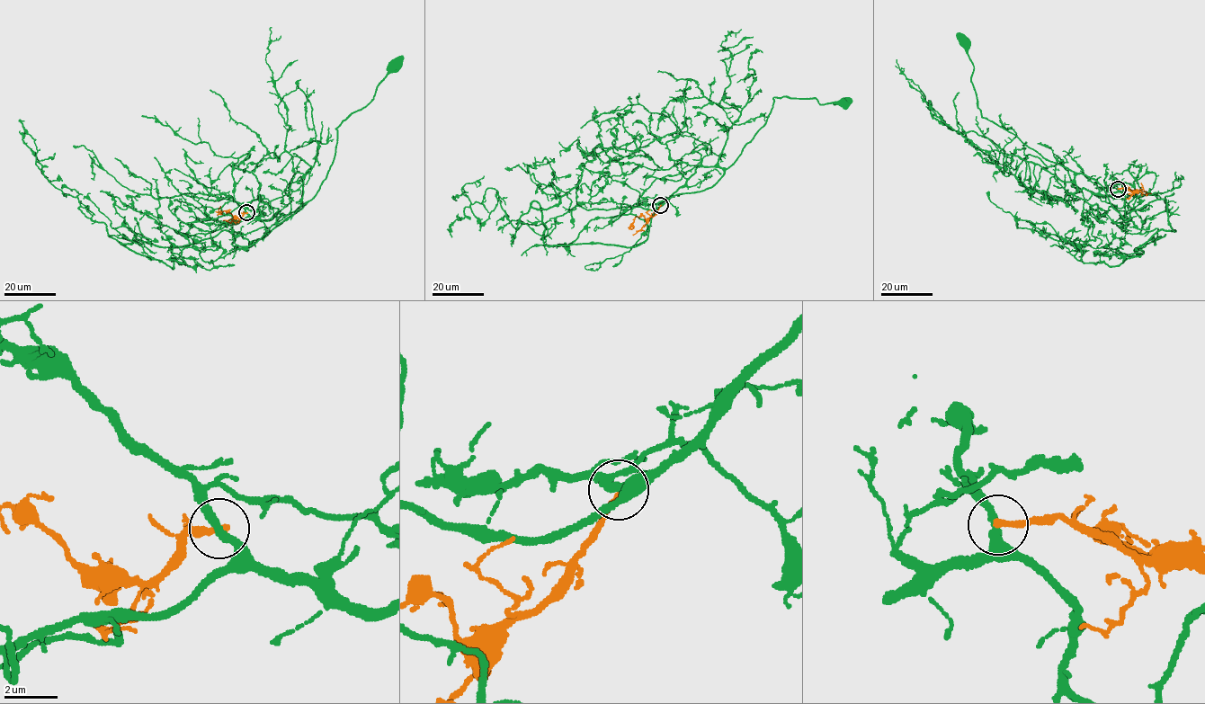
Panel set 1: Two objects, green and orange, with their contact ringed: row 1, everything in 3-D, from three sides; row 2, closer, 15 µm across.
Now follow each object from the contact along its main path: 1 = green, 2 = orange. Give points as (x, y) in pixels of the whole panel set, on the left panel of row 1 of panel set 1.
1: (246, 212), (306, 204), (250, 247), (121, 243), (172, 269), (246, 247), (260, 182)
2: (246, 212), (235, 218), (227, 210), (219, 213), (220, 206)

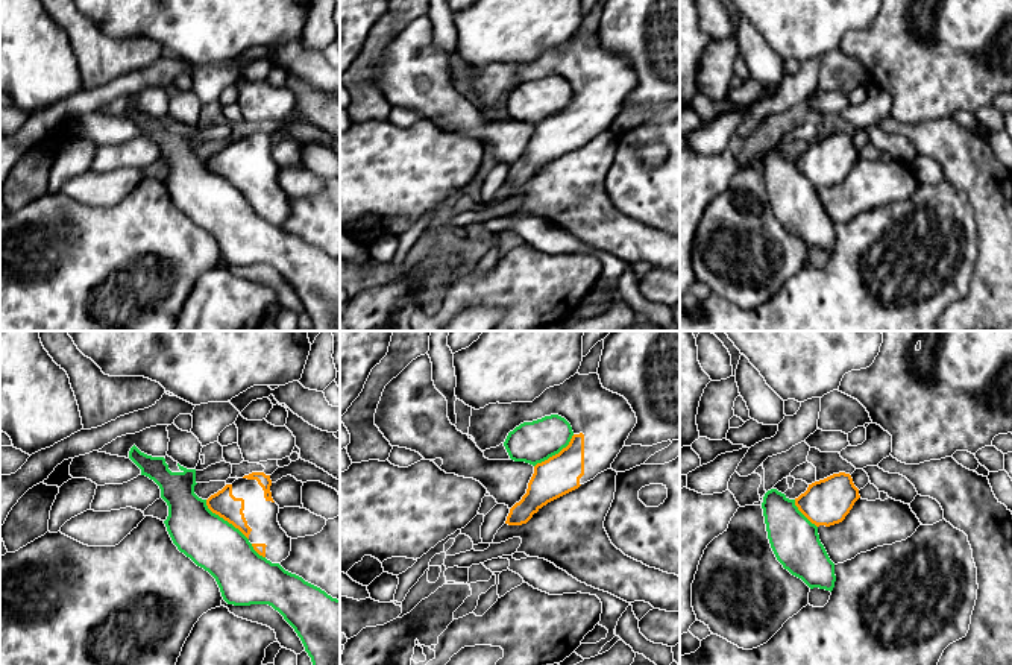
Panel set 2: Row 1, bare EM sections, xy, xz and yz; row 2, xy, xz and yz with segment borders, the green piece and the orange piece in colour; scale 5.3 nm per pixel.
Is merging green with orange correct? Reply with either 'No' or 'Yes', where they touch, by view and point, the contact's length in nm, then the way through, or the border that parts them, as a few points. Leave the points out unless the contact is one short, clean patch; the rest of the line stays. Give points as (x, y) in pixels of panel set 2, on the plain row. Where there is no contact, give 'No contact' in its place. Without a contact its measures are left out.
No. Touches green at xy (223, 179). Shared border 320 nm. Boundary: xy (205, 160), (205, 164), (213, 172), (231, 182), (248, 199)

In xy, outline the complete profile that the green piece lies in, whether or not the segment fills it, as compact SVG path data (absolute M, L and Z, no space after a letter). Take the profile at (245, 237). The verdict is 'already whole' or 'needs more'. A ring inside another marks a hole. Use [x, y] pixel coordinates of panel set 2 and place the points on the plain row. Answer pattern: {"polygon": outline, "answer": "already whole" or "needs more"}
{"polygon": "M135 105L129 111L129 118L141 129L141 135L159 146L161 158L168 165L164 184L173 203L215 238L223 260L234 266L272 266L300 298L311 317L313 331L340 331L340 258L332 258L302 237L285 231L279 223L259 216L238 188L212 173L206 159L194 153L196 129L178 123L181 131L171 132L164 117L147 115Z", "answer": "already whole"}

